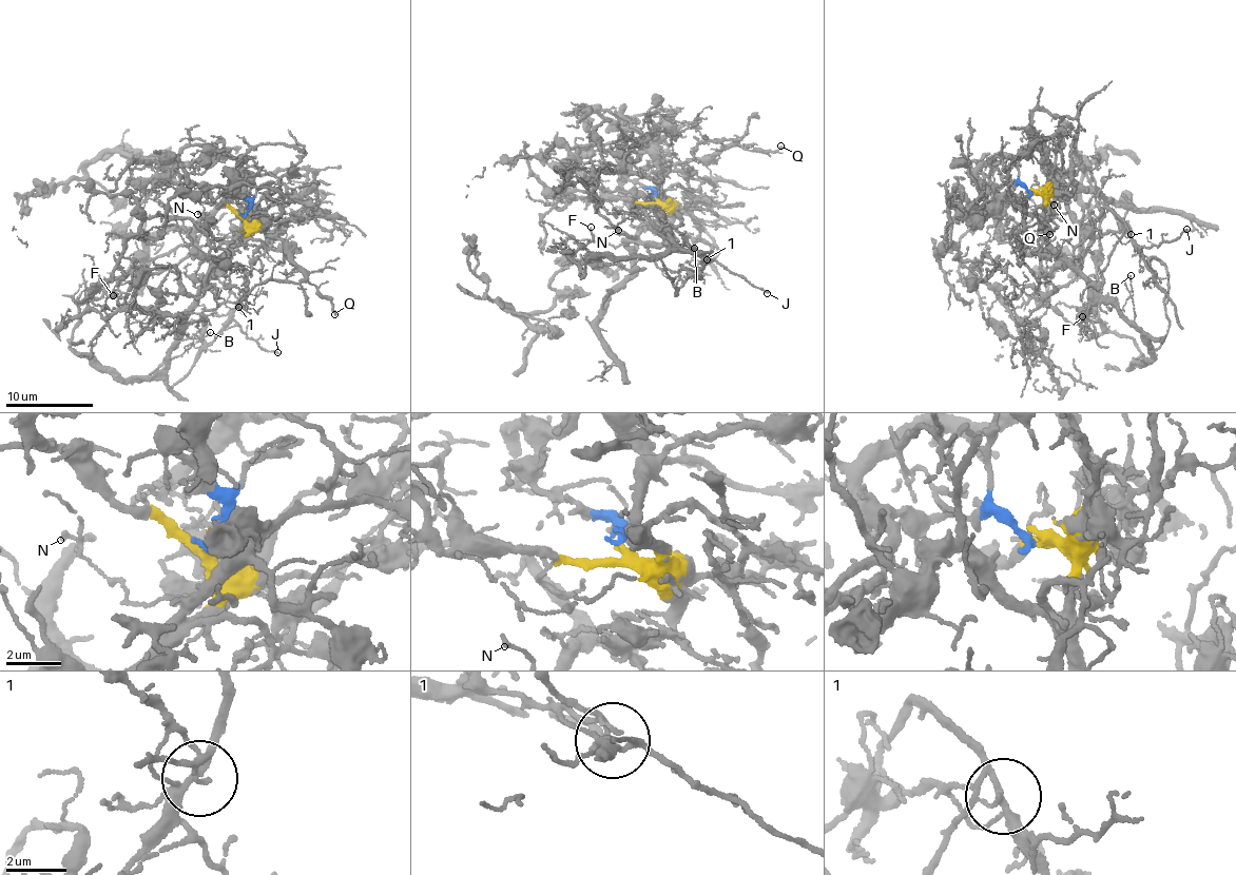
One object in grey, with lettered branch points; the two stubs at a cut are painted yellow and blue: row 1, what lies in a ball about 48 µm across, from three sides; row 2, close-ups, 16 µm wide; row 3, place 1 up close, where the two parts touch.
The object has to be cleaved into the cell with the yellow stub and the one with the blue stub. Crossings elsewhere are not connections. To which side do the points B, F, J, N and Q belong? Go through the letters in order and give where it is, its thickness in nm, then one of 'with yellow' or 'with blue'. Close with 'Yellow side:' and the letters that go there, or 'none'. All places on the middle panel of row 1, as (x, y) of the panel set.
B: place (694, 248); calibre 90 nm; with yellow
F: place (591, 227); calibre 130 nm; with yellow
J: place (767, 293); calibre 160 nm; with blue
N: place (618, 230); calibre 160 nm; with blue
Q: place (780, 146); calibre 150 nm; with yellow
Yellow side: B, F, Q

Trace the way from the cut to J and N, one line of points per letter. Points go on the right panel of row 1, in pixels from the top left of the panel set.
J: (1031, 194), (988, 162), (1044, 153), (1067, 174), (1075, 220), (1096, 219), (1104, 207), (1139, 247), (1186, 228)
N: (1031, 194), (1004, 182), (988, 162), (1044, 153), (1050, 167), (1065, 170), (1073, 188), (1055, 206)

